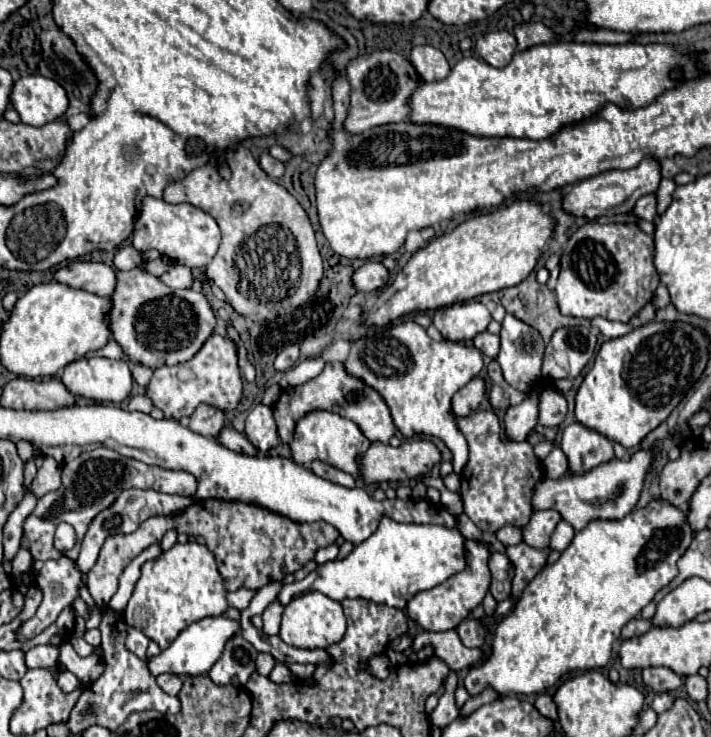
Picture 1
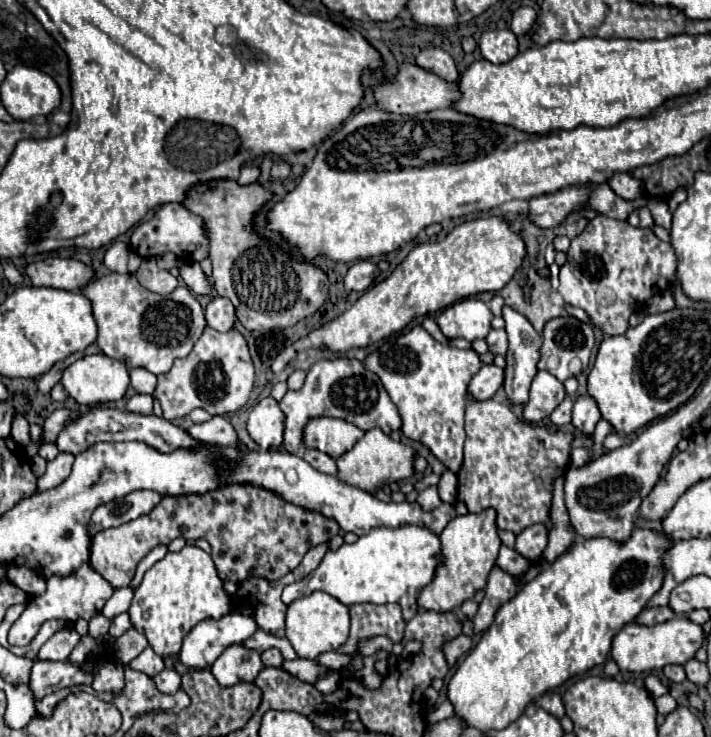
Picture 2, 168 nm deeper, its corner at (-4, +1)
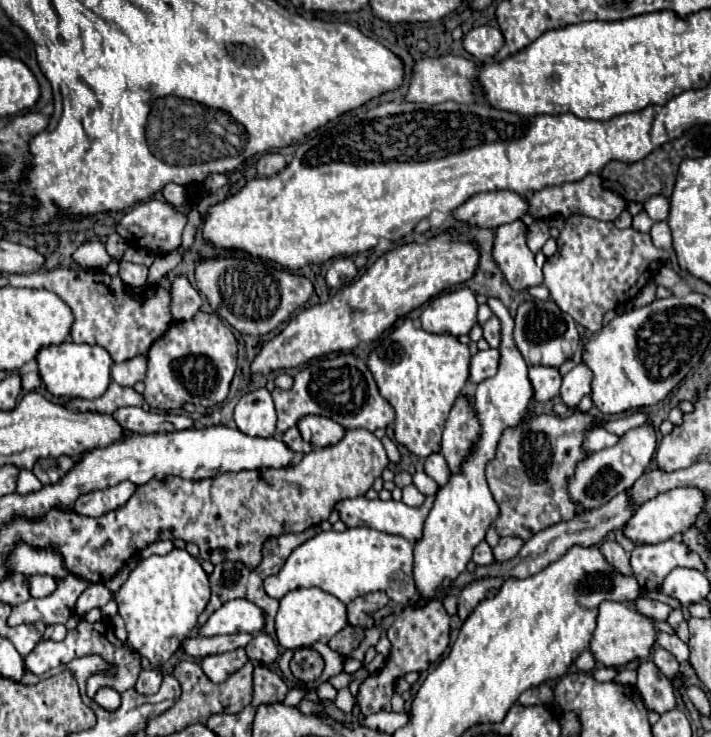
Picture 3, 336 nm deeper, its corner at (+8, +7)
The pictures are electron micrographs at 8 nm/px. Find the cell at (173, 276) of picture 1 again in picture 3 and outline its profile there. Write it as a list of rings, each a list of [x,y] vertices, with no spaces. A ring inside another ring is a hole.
[[[120,262],[120,278],[128,286],[144,286],[148,276],[148,268],[132,262]]]

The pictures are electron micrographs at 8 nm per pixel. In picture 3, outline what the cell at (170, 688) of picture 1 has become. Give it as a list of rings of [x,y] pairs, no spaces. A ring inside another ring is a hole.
[[[142,670],[140,678],[136,682],[136,692],[144,694],[144,696],[154,694],[154,692],[158,692],[160,682],[162,682],[162,674],[158,670]]]

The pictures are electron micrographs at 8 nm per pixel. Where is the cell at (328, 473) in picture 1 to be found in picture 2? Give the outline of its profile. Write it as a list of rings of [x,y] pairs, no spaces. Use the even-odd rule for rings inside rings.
[[[306,450],[304,454],[304,460],[314,466],[316,470],[324,472],[324,474],[338,474],[338,468],[336,468],[336,460],[332,460],[328,454],[324,452],[318,452],[318,450]]]

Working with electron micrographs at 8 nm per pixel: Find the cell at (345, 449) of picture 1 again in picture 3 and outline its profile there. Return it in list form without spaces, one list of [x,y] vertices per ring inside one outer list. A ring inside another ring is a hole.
[[[304,416],[298,422],[298,430],[312,448],[332,446],[344,436],[344,428],[324,416]]]

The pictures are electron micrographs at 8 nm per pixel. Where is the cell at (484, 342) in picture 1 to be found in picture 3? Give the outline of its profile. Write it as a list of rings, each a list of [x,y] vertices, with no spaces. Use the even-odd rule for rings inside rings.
[[[492,316],[484,326],[484,338],[492,348],[498,348],[500,344],[500,320],[496,316]]]

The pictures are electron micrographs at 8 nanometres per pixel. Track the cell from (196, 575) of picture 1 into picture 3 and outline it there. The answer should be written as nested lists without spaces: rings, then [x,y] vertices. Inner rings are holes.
[[[174,548],[166,556],[148,556],[138,562],[128,580],[116,592],[118,614],[126,622],[128,640],[140,656],[148,658],[152,668],[160,668],[182,646],[182,642],[196,628],[198,616],[210,600],[208,576],[200,562],[186,550]]]

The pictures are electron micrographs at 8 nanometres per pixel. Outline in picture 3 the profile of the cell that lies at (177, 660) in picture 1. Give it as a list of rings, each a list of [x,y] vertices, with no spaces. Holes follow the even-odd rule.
[[[228,600],[224,602],[208,622],[198,630],[200,636],[216,636],[216,634],[256,634],[264,630],[264,610],[258,608],[250,600]]]

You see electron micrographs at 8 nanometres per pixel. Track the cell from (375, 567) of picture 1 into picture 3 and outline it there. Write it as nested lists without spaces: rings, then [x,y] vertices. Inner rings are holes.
[[[346,528],[344,532],[320,532],[314,538],[308,538],[300,544],[284,562],[278,574],[272,574],[264,580],[264,590],[268,596],[280,600],[284,594],[304,588],[318,586],[324,592],[334,594],[344,604],[352,602],[358,596],[368,592],[384,590],[390,598],[390,604],[371,615],[375,621],[390,614],[398,614],[420,594],[416,586],[410,586],[410,566],[412,566],[412,546],[402,536],[392,536],[378,532],[374,528]]]

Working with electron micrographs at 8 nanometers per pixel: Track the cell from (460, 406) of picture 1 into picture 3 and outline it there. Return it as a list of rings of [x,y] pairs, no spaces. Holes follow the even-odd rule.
[[[496,348],[480,350],[478,354],[472,356],[472,362],[470,362],[470,380],[474,384],[478,384],[480,380],[486,380],[486,378],[494,376],[496,370],[498,370],[498,362],[500,362],[500,352]]]

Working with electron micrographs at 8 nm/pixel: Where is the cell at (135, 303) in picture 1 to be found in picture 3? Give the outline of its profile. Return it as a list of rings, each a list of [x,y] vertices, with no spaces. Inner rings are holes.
[[[54,268],[38,270],[32,274],[8,274],[12,286],[24,286],[32,290],[50,290],[60,296],[72,310],[74,322],[70,336],[74,342],[98,344],[102,346],[114,362],[130,360],[138,354],[148,354],[152,340],[158,340],[164,334],[164,328],[172,322],[170,314],[170,292],[158,288],[154,298],[134,300],[130,290],[120,278],[112,278],[100,270],[82,270],[82,268]]]

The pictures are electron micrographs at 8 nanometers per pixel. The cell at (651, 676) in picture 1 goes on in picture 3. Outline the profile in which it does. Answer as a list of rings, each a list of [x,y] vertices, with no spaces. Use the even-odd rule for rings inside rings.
[[[654,646],[652,660],[654,660],[654,664],[656,664],[668,678],[674,678],[674,676],[676,676],[680,664],[678,664],[678,660],[676,660],[668,650],[664,650],[664,648],[660,648],[660,646]]]

